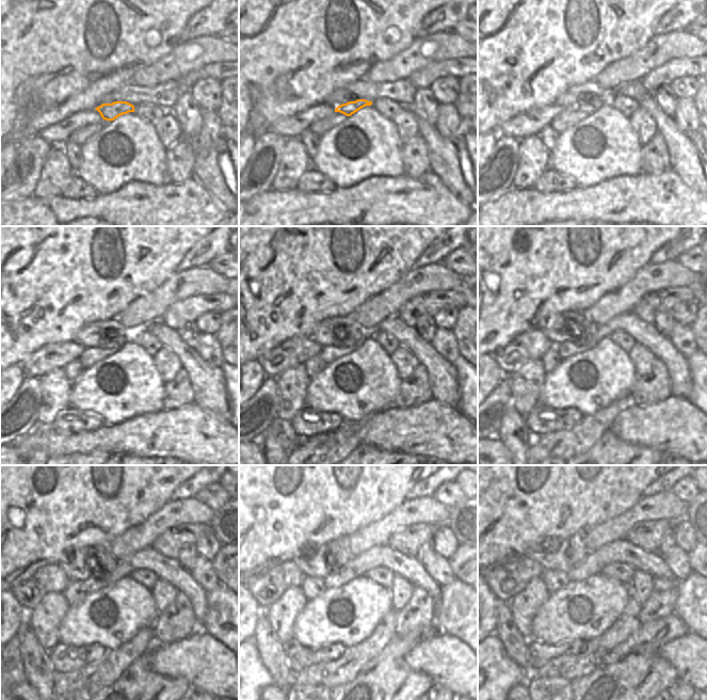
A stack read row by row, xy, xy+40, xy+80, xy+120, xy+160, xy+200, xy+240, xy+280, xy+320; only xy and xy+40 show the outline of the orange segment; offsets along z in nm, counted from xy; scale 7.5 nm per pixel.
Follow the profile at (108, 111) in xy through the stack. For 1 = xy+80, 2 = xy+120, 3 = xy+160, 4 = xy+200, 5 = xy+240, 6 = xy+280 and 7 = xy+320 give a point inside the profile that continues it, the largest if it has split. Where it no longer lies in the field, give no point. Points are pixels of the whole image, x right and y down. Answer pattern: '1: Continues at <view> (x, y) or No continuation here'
1: Continues at xy+80 (590, 108)
2: Continues at xy+120 (119, 340)
3: Continues at xy+160 (358, 333)
4: Continues at xy+200 (582, 329)
5: Continues at xy+240 (105, 565)
6: Continues at xy+280 (337, 555)
7: Continues at xy+320 (576, 552)

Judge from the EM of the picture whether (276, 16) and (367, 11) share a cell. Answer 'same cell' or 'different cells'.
same cell

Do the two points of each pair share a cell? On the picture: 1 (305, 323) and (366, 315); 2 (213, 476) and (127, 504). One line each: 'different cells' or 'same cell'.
1: different cells
2: different cells

